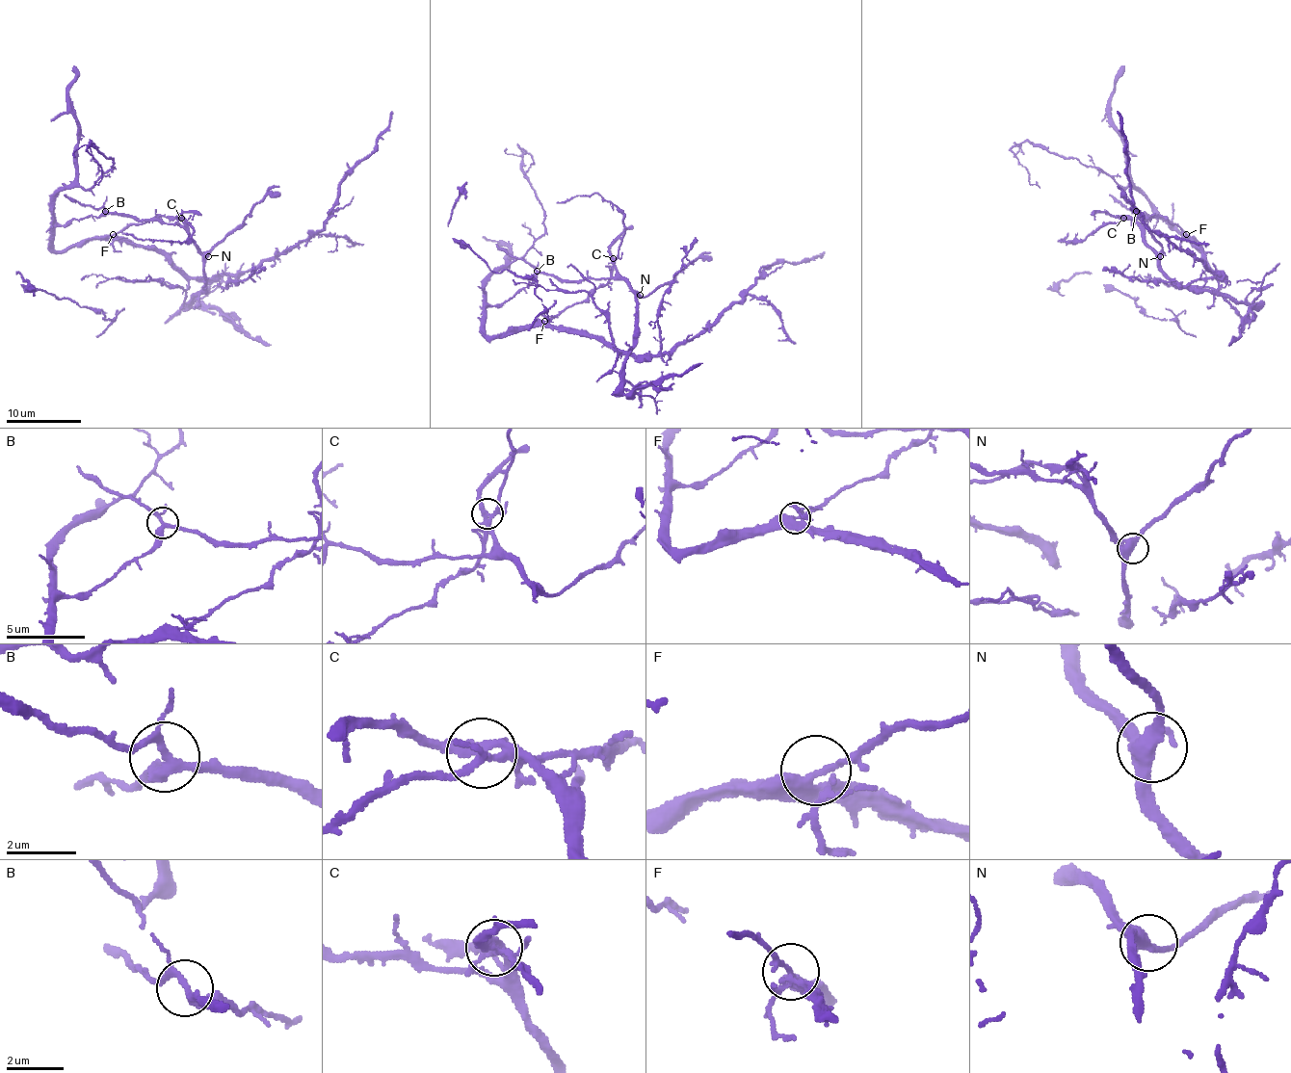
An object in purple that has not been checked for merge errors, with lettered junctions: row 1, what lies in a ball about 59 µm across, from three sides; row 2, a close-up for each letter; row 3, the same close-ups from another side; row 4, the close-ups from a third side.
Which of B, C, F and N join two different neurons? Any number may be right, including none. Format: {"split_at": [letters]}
{"split_at": ["C"]}

